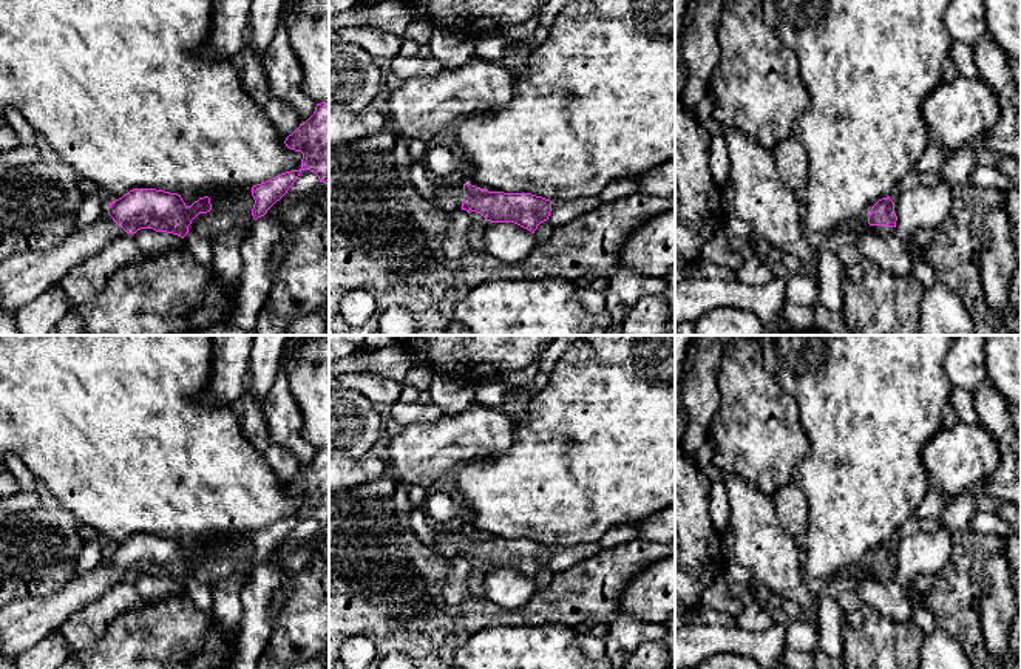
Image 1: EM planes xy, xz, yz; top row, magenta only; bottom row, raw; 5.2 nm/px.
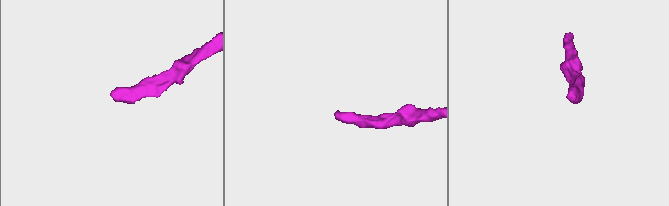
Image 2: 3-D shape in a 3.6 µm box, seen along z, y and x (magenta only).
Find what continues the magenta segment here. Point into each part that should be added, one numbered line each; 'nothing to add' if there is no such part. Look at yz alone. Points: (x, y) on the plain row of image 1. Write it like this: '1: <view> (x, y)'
1: yz (882, 577)

